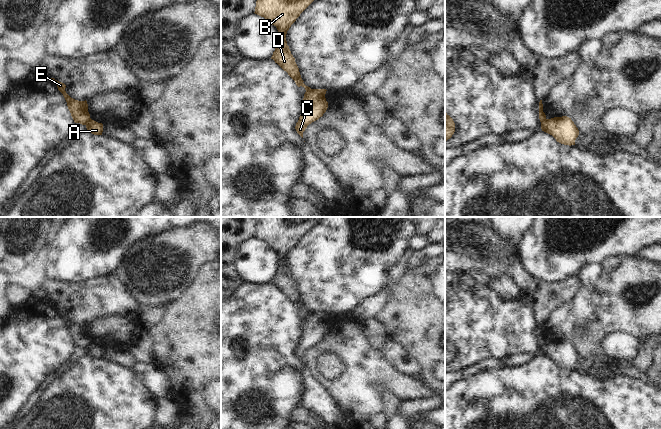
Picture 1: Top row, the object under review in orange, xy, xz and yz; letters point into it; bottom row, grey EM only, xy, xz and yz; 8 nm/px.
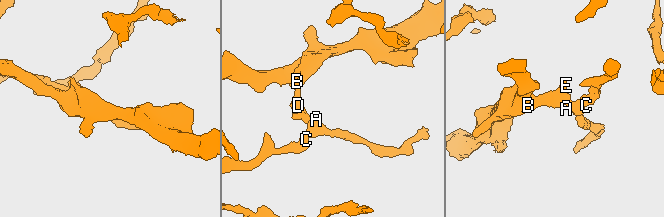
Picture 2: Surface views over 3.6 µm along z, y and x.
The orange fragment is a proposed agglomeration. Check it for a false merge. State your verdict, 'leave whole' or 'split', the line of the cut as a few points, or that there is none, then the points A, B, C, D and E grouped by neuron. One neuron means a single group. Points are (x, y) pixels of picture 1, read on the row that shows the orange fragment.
split; cut xz (311, 89), (304, 96); groups A C / B D E

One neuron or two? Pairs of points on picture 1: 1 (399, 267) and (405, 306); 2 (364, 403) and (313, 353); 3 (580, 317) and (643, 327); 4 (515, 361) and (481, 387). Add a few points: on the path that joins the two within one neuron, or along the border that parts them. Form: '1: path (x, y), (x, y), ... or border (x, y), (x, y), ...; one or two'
1: border (398, 281), (388, 286); two
2: path (347, 391), (324, 383), (312, 370); one
3: path (596, 316), (627, 316); one
4: border (531, 360), (520, 366), (507, 367); two

